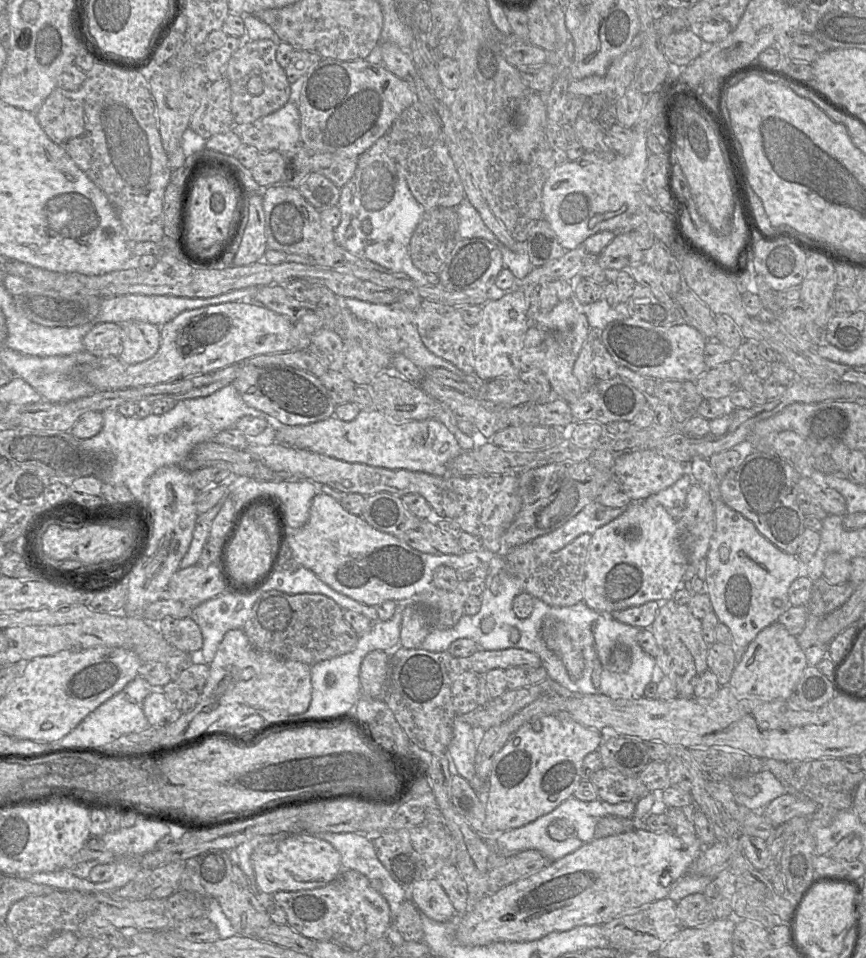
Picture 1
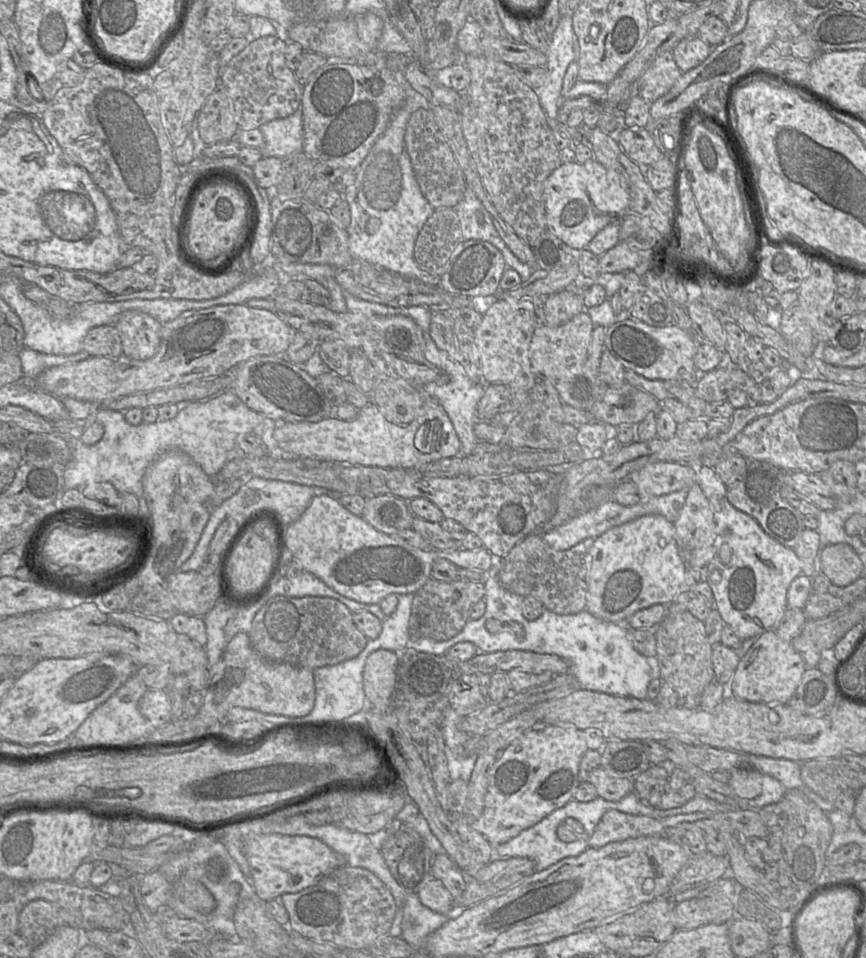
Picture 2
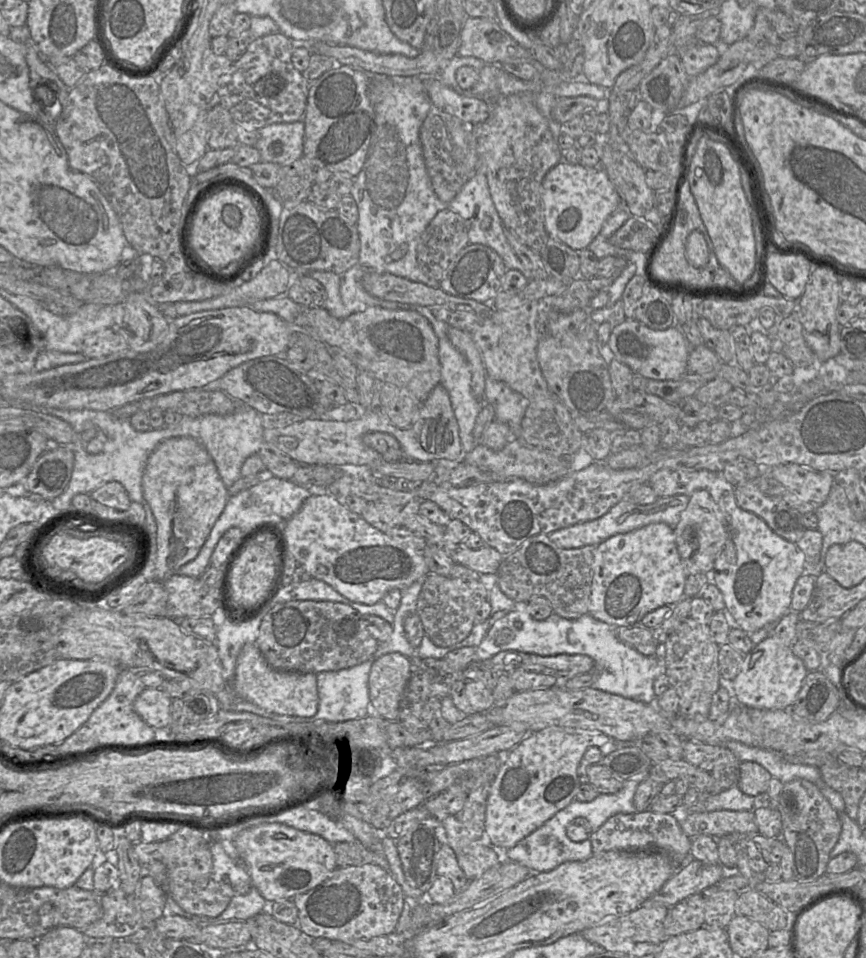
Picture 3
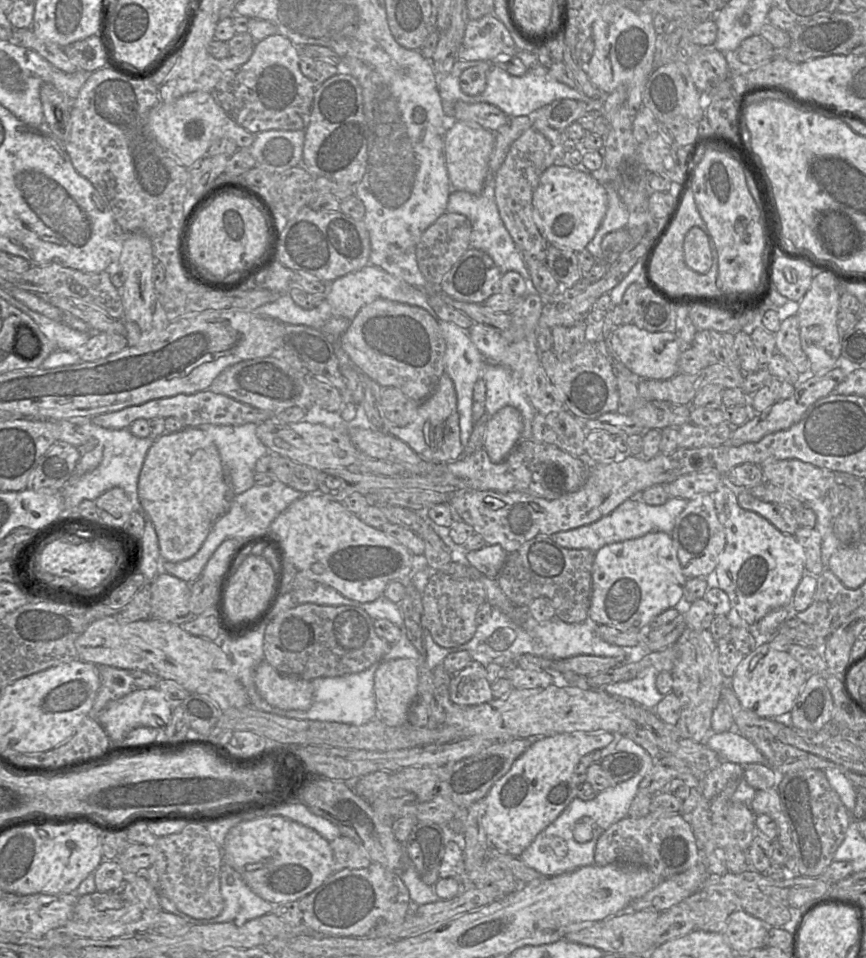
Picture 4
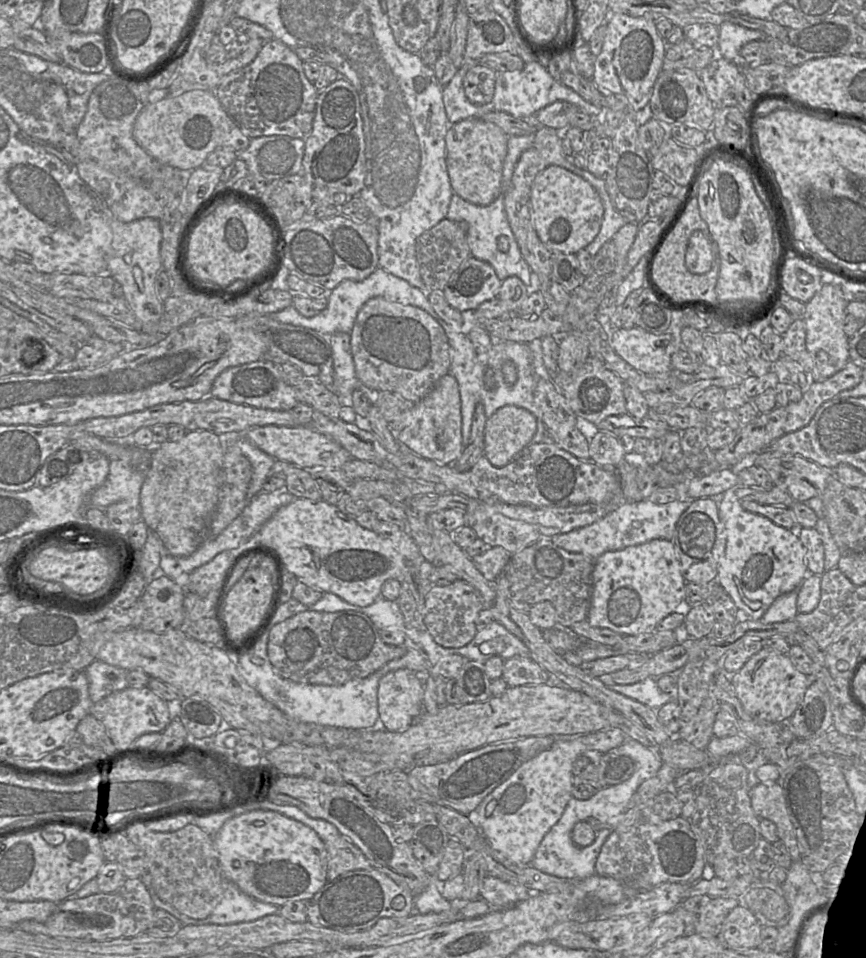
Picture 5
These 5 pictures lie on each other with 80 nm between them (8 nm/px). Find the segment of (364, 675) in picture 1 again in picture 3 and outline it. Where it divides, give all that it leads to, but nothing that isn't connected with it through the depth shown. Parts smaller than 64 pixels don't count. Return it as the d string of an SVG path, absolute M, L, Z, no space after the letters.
M400 653L384 654L372 664L368 689L376 715L389 721L398 720L402 696L410 676L411 660Z

